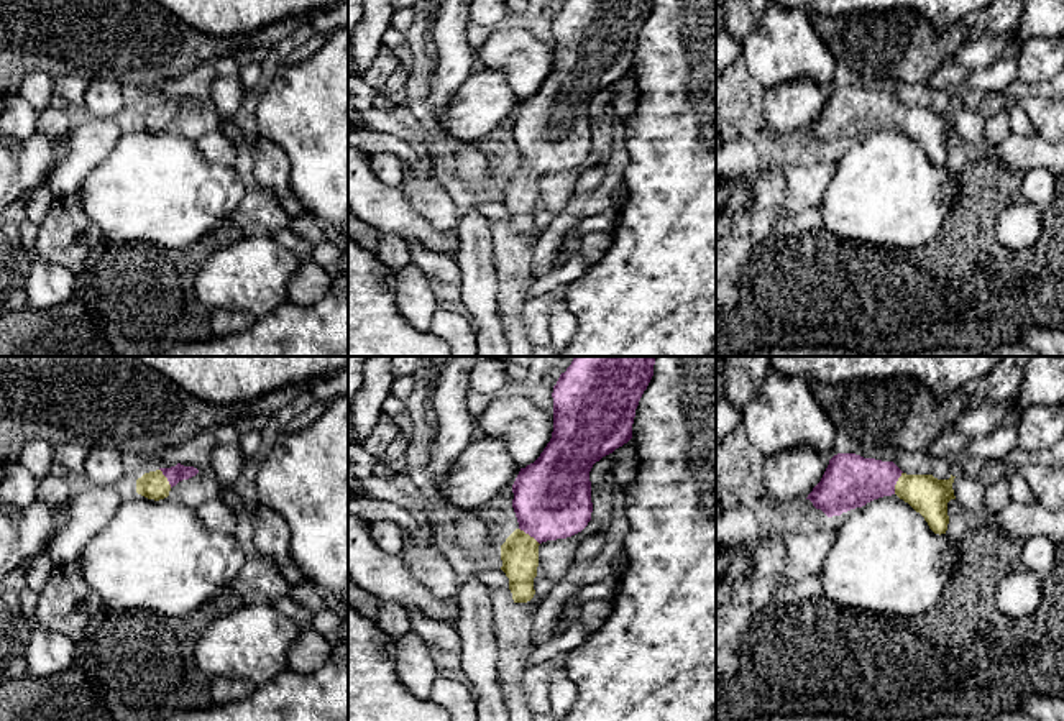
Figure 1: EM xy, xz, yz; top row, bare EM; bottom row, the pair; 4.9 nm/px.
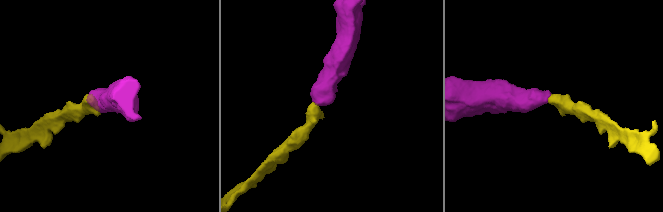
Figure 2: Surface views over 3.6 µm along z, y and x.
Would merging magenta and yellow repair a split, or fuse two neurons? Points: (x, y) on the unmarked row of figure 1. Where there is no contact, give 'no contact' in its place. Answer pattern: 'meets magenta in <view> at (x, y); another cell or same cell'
meets magenta in yz at (895, 115); same cell

